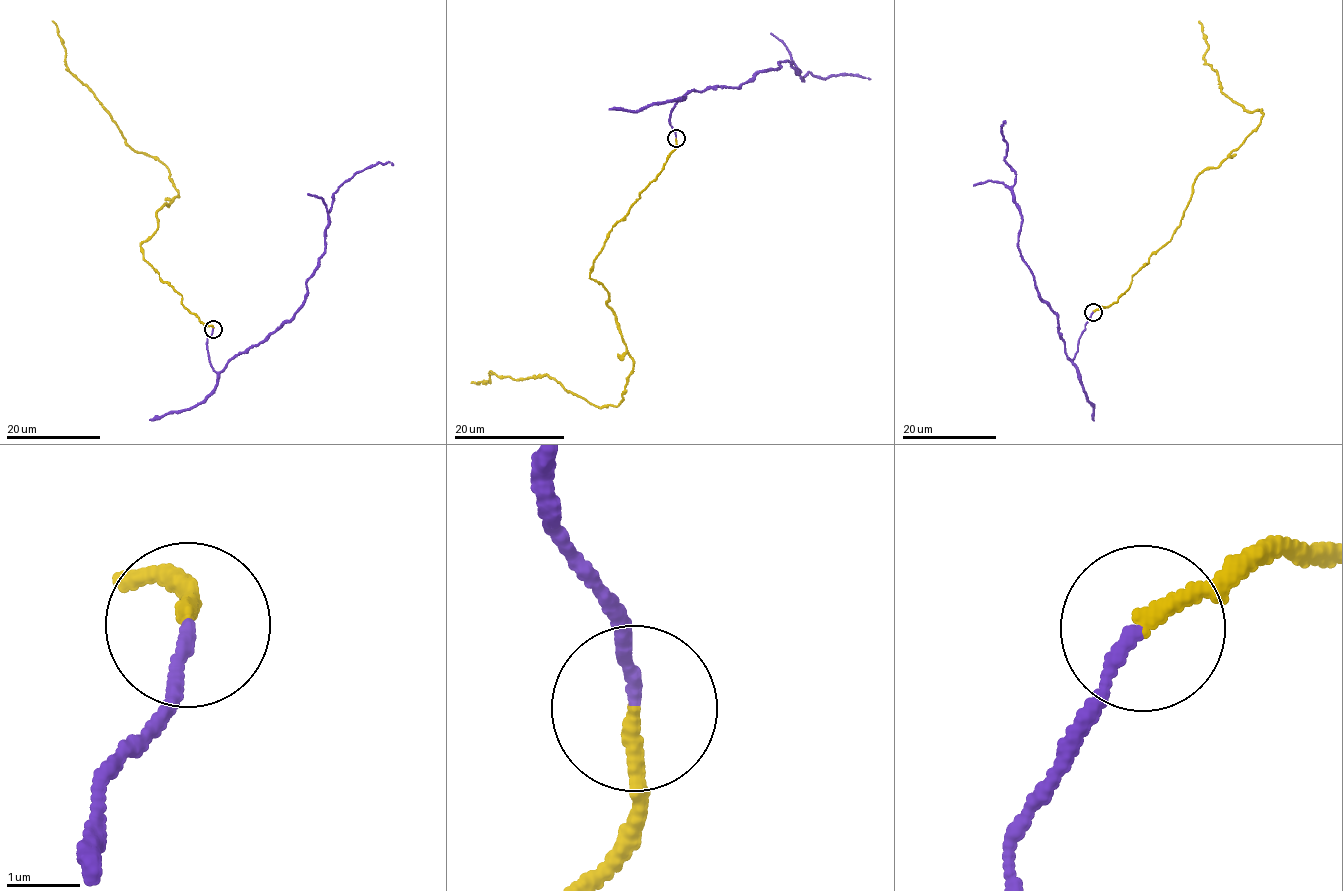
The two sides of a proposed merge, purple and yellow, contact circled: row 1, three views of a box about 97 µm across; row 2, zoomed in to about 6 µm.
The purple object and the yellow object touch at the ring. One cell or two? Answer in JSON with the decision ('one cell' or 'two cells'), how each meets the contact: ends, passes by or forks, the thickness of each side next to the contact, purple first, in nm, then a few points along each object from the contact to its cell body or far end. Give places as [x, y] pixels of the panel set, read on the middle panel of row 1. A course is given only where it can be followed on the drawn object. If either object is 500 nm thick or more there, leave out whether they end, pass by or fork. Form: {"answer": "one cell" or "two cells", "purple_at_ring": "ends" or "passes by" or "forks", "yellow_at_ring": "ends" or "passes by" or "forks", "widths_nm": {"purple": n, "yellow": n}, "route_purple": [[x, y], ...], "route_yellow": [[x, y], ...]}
{"answer": "one cell", "purple_at_ring": "ends", "yellow_at_ring": "ends", "widths_nm": {"purple": 160, "yellow": 220}, "route_purple": [[676, 138], [671, 113], [683, 96], [737, 88], [785, 60], [802, 82], [809, 72], [867, 77]], "route_yellow": [[676, 138], [590, 272], [632, 362], [622, 401], [593, 405], [546, 375], [491, 373], [489, 383], [471, 382]]}

